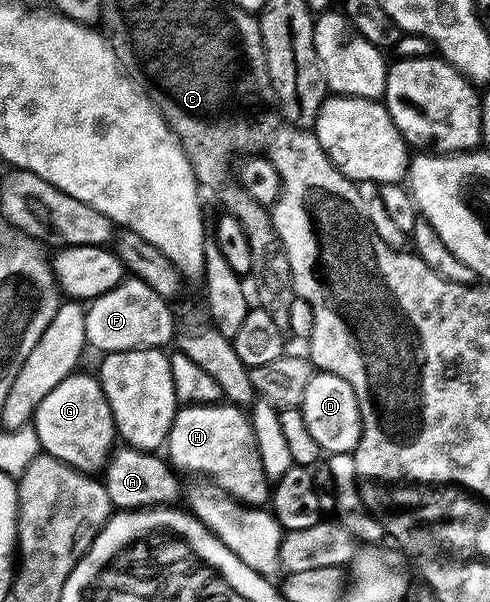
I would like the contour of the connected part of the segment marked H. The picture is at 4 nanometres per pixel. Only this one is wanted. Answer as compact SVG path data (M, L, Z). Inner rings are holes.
M186 404L176 409L176 417L170 426L166 441L166 456L173 469L184 472L201 472L201 477L217 484L223 492L249 506L264 506L270 500L270 481L262 470L262 458L258 458L258 442L254 442L254 430L249 413L236 404Z

